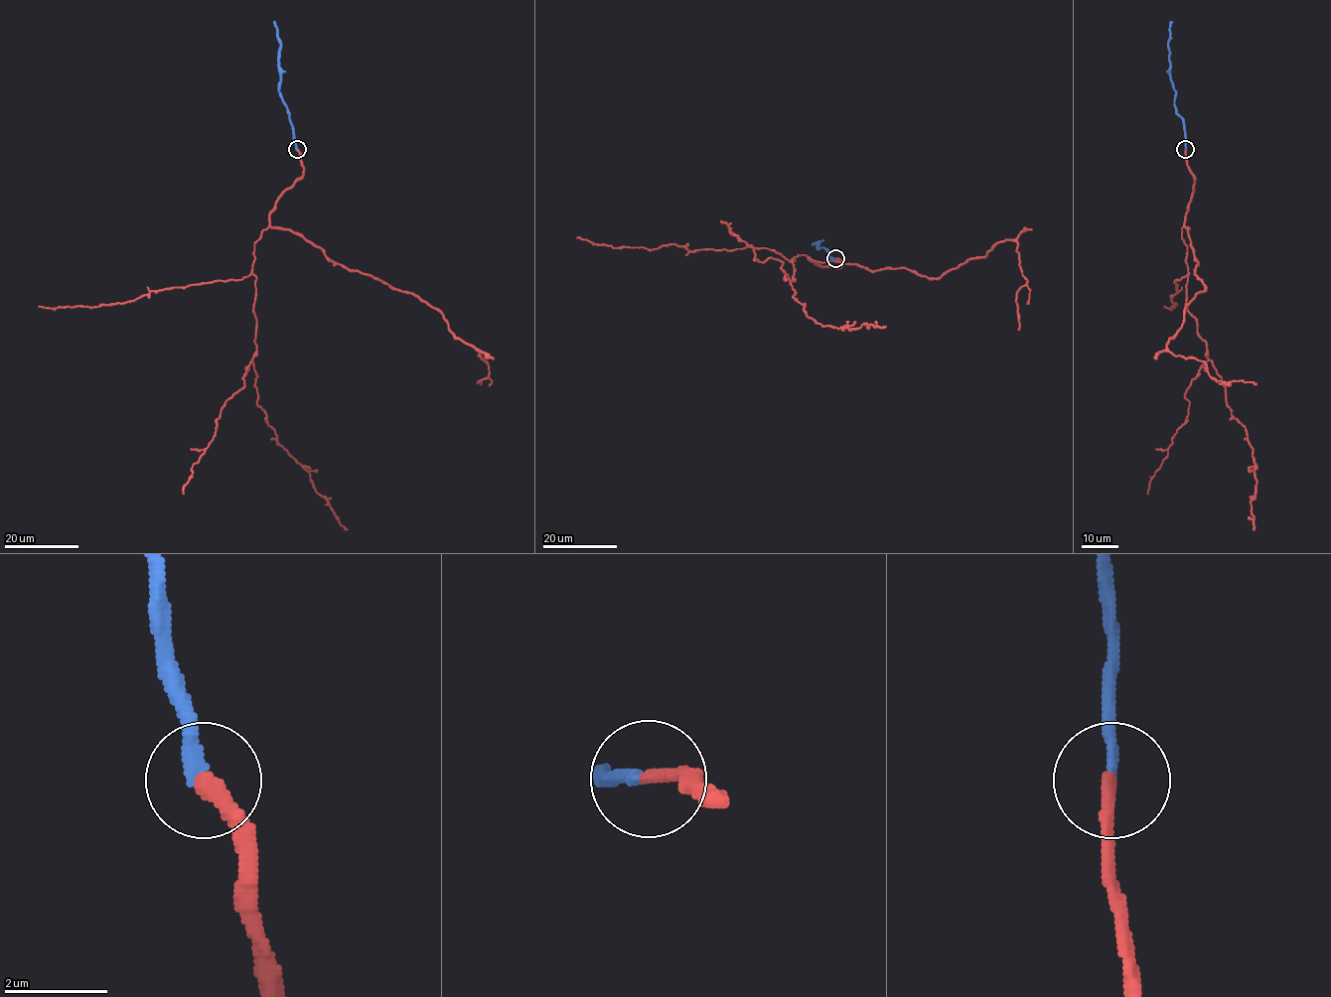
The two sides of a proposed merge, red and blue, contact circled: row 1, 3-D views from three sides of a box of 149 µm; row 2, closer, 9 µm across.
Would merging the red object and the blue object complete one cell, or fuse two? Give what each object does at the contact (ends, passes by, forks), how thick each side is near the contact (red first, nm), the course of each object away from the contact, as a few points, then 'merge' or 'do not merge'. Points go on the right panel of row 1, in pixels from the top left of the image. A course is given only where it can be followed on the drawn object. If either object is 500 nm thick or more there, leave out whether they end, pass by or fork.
red ends | blue ends | 320/240 nm | red via (1185, 149), (1194, 178), (1184, 224), (1205, 290), (1186, 306), (1167, 348), (1203, 361), (1216, 380), (1257, 384) | blue via (1185, 149), (1184, 124), (1174, 103), (1169, 72), (1170, 21) | merge

